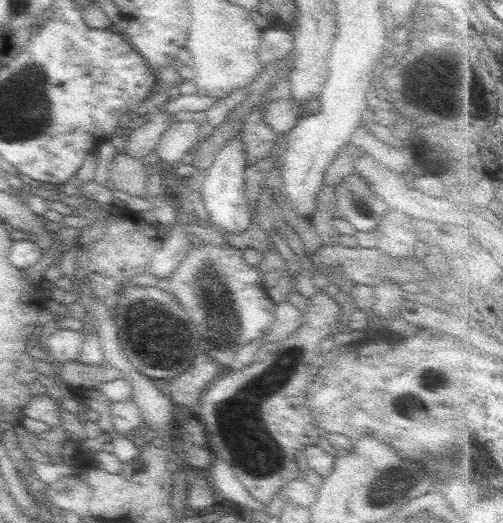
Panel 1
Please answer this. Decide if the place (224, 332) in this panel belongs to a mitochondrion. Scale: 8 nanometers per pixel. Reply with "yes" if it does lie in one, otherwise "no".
yes

